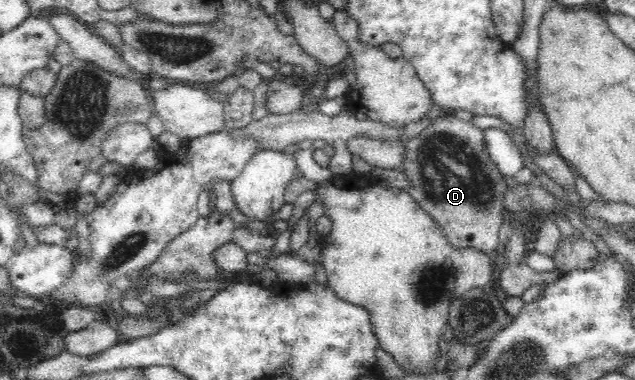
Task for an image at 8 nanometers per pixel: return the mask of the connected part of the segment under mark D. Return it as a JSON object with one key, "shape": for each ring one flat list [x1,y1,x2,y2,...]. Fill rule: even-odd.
{"shape":[[453,113,434,116,434,120,418,135,412,137,407,145,404,172,408,174,412,186,408,193,417,204,442,229,445,240,457,249,475,249,486,254,498,254,500,241,498,232,503,224,504,207,502,201,511,185,490,159,484,145,484,131,475,127,471,121,464,121]]}

